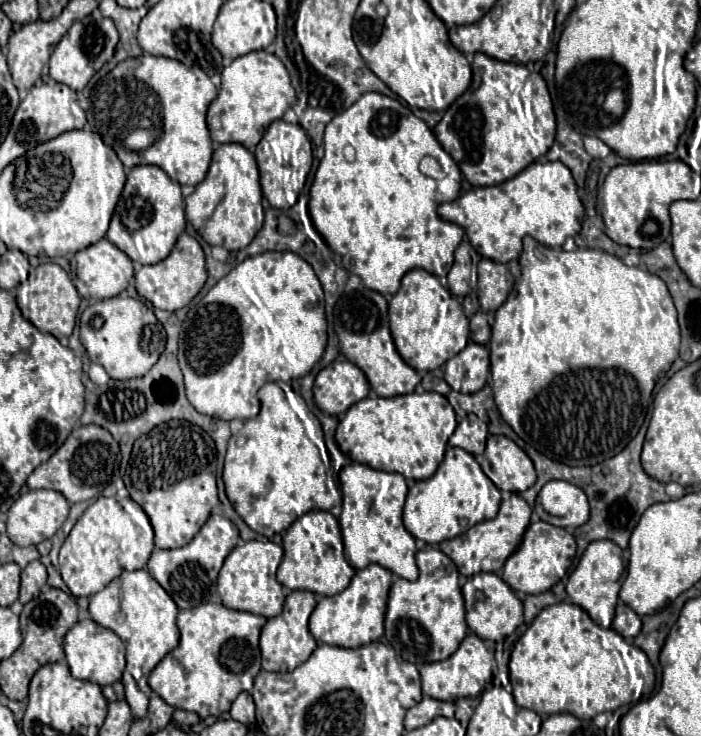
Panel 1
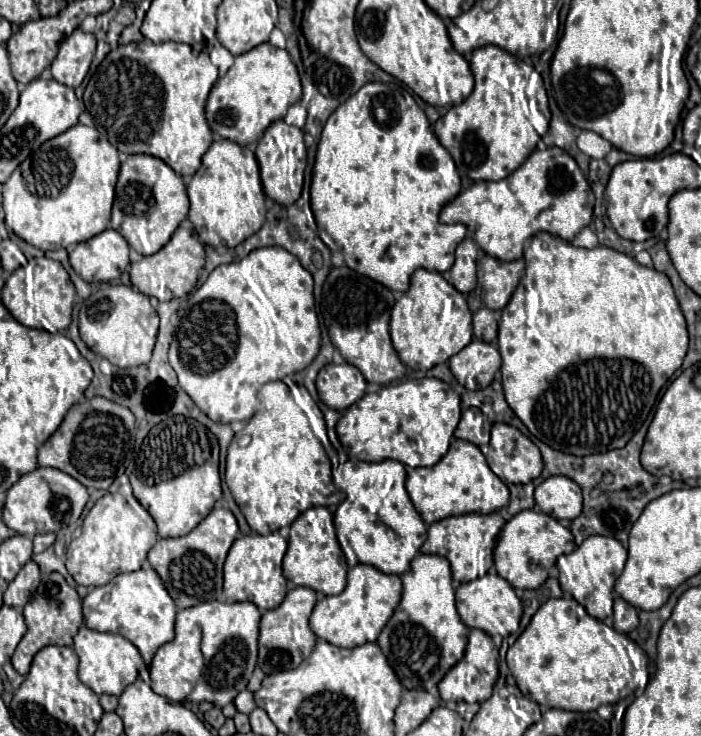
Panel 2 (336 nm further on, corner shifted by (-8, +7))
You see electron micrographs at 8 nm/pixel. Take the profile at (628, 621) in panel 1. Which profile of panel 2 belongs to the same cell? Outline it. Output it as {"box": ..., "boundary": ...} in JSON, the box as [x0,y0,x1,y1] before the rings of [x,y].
{"box":[612,597,638,633],"boundary":[[[622,597],[614,599],[612,627],[618,633],[628,633],[628,631],[634,631],[638,627],[638,611],[630,603],[626,603]]]}

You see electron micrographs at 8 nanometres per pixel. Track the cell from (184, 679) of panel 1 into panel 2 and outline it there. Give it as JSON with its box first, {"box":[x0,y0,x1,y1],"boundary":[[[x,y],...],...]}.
{"box":[150,601,260,707],"boundary":[[[206,601],[176,615],[176,637],[162,645],[150,663],[150,687],[174,703],[210,701],[218,707],[246,689],[256,667],[260,611],[254,603]]]}

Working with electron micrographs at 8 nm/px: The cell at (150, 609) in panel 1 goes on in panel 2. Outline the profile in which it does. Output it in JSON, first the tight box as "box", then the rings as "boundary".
{"box":[82,565,178,665],"boundary":[[[150,565],[134,573],[116,575],[106,585],[90,589],[90,593],[82,599],[82,609],[88,629],[118,633],[126,637],[138,647],[146,665],[152,661],[158,647],[174,639],[174,617],[178,609],[168,591],[164,589],[158,573]]]}

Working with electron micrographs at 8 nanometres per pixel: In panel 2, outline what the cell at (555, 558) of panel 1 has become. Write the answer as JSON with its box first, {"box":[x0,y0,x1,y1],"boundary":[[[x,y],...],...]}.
{"box":[494,509,574,589],"boundary":[[[528,509],[516,513],[498,533],[494,549],[494,567],[500,577],[504,577],[516,589],[536,589],[548,579],[548,569],[564,553],[574,551],[572,533],[562,527],[554,517]]]}

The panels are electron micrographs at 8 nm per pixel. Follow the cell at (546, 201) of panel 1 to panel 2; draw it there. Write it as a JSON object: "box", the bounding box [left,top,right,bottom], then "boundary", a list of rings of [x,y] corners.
{"box":[442,147,594,261],"boundary":[[[548,147],[544,151],[536,149],[530,153],[530,157],[510,173],[506,179],[500,181],[478,181],[472,183],[464,193],[460,193],[454,201],[450,201],[442,213],[442,223],[464,223],[468,227],[468,235],[478,243],[482,251],[486,251],[490,257],[496,257],[500,261],[516,261],[522,257],[524,243],[536,233],[536,231],[548,231],[552,235],[562,237],[564,241],[572,241],[576,233],[590,225],[592,221],[592,207],[594,207],[594,193],[576,165],[576,161],[560,147]]]}

